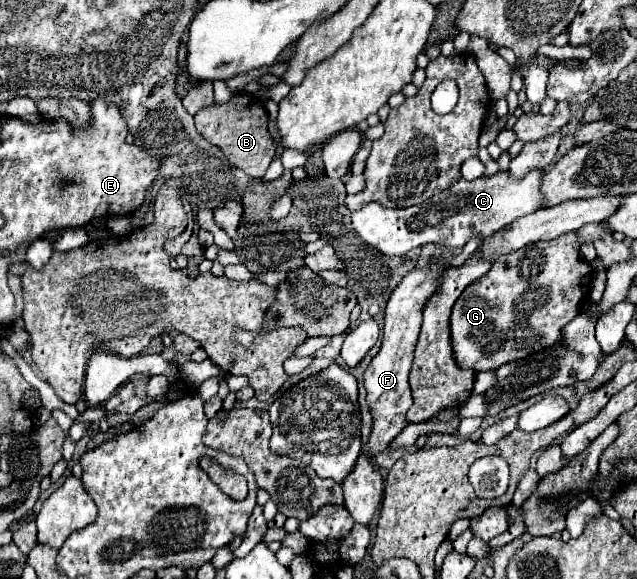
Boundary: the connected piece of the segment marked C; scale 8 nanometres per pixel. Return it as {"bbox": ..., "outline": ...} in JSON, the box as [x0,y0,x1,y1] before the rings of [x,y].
{"bbox":[352,168,544,256],"outline":[[[532,168],[524,178],[512,178],[510,170],[498,170],[494,176],[480,176],[476,180],[460,178],[448,190],[418,206],[394,210],[382,208],[378,202],[370,202],[352,212],[352,226],[366,244],[386,256],[404,256],[412,248],[428,242],[446,244],[450,248],[464,246],[472,236],[484,238],[486,234],[500,230],[500,226],[510,224],[514,218],[528,216],[544,208],[542,176],[544,170]]]}

